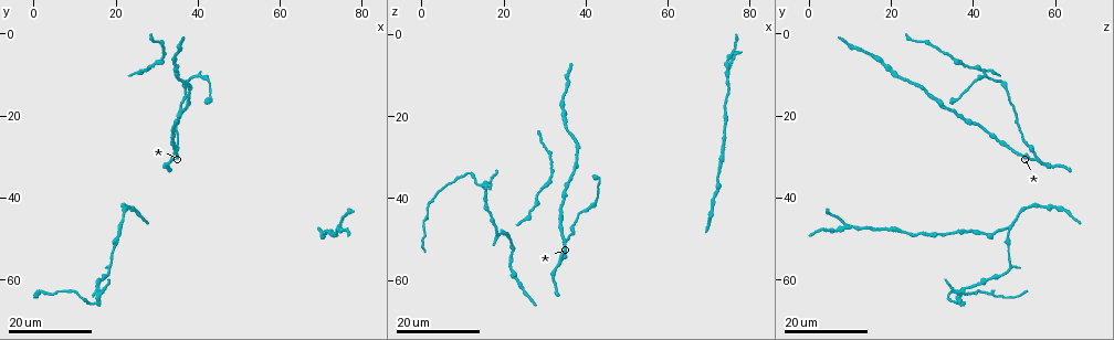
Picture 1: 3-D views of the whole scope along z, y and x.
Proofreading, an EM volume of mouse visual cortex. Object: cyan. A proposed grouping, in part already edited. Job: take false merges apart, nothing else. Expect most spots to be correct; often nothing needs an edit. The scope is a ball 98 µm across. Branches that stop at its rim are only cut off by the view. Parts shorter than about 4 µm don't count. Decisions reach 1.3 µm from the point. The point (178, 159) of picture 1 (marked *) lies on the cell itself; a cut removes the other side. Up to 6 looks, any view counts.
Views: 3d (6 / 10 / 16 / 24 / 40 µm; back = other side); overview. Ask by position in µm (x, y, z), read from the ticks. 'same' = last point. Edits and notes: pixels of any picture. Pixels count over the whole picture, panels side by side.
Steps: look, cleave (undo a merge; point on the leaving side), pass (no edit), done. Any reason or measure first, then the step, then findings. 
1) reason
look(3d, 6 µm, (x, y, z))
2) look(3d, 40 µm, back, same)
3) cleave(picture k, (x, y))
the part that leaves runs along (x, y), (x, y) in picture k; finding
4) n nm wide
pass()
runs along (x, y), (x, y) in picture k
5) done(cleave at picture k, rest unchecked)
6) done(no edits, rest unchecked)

three-way junction
look(3d, 16 µm, (33.5, 30.5, 55.0))

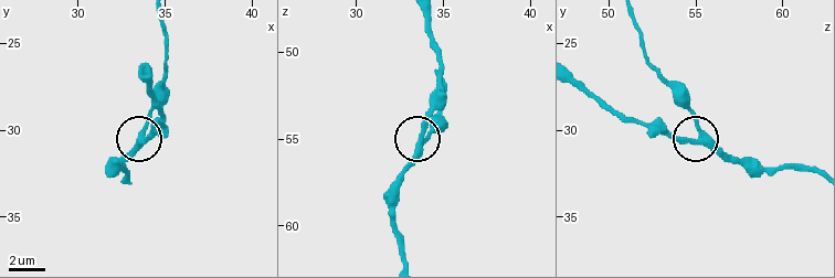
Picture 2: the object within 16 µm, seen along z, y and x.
closer look
look(3d, 10 µm, (33.7, 30.1, 55.4))

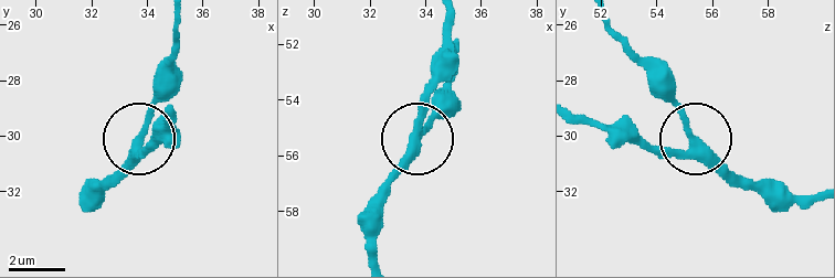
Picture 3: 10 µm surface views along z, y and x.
3 arms
pass()
runs along (453, 60), (432, 93), (420, 136), (453, 95) in picture 3; all the same cell

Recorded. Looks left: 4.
look(3d, 24 µm, (16.0, 63.5, 36.0))

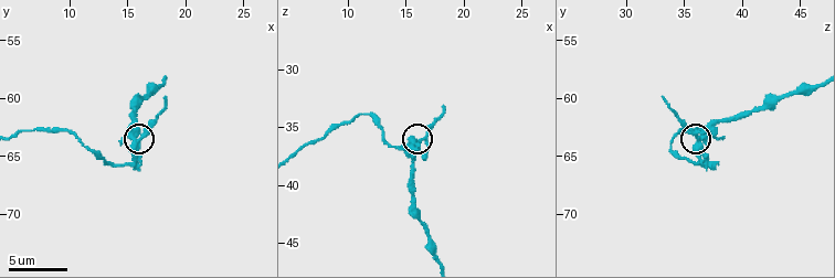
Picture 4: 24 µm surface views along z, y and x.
closer look
look(3d, 6 µm, (15.8, 63.8, 36.2))

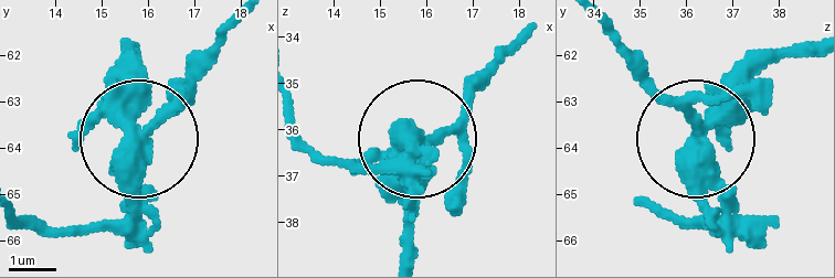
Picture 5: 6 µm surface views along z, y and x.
cleave(picture 5, (447, 207))
the part that leaves runs along (130, 128), (118, 207), (71, 231), (23, 223) in picture 5; a second cell is stuck on

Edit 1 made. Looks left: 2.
done(cleave at picture 5, rest unchecked)

